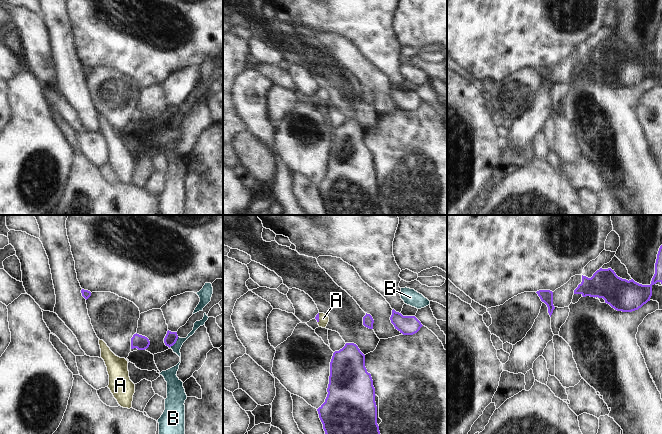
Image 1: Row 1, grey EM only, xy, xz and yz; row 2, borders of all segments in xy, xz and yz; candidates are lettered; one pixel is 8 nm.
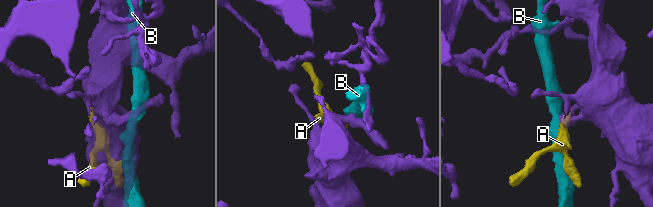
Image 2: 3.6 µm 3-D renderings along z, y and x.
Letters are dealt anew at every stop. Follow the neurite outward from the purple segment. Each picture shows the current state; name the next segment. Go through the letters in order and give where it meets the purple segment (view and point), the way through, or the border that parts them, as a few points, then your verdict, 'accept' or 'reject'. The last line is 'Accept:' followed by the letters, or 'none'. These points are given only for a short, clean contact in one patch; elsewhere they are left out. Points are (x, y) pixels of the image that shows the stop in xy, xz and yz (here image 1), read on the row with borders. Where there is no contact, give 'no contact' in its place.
A: xz (318, 318) | accept
B: xy (175, 342) | reject
Accept: A

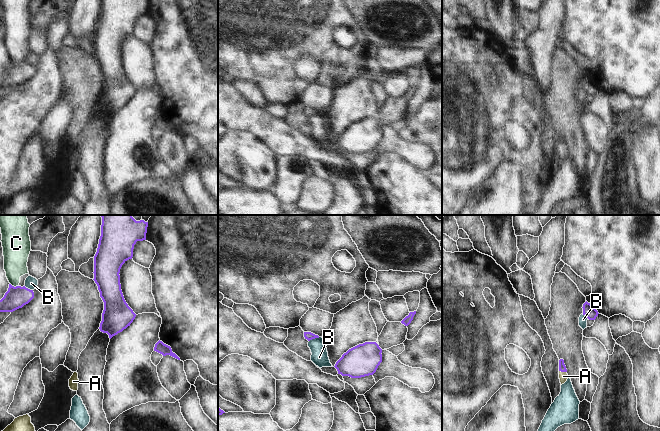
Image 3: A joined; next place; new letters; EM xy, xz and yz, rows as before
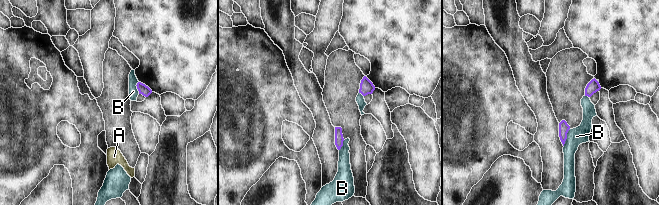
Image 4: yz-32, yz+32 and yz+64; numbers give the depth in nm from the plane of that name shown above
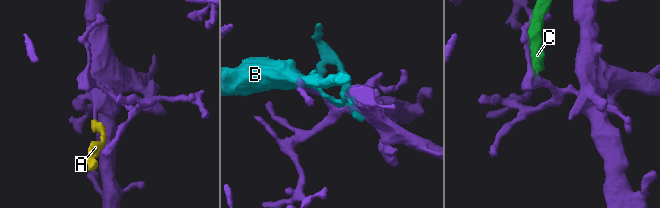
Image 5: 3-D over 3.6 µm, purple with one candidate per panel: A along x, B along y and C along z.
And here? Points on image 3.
A: yz (563, 371) | across yz (562, 367), (563, 371), (563, 376) | accept
B: xz (314, 338) | reject
C: xy (13, 286) | reject
Accept: A

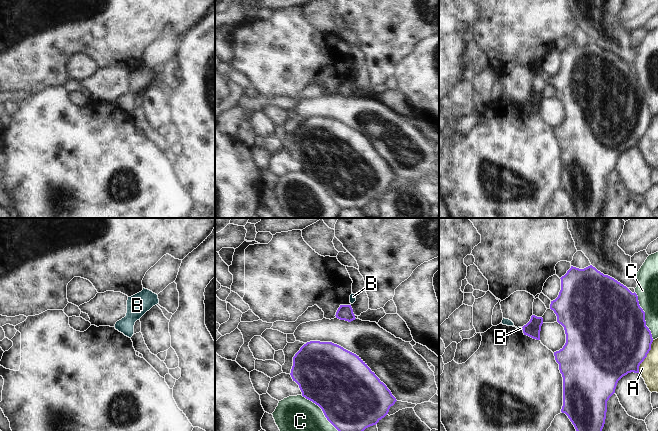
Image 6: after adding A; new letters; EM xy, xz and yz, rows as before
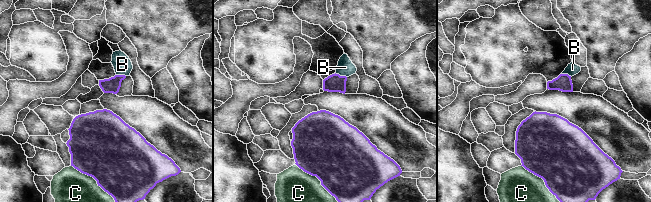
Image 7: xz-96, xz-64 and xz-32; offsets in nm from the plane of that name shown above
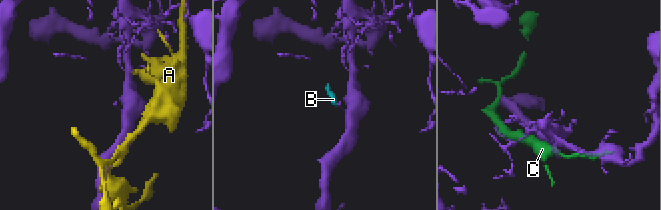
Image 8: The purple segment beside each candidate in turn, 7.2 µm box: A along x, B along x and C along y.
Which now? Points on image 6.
A: yz (646, 356) | reject
B: yz (522, 327) | along yz (521, 327), (523, 328) | reject
C: yz (644, 316) | reject
Accept: none

